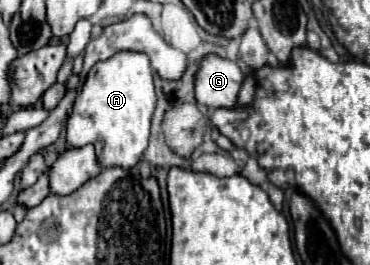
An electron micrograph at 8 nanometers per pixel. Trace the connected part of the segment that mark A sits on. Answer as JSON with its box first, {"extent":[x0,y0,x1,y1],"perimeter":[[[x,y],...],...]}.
{"extent":[65,52,155,168],"perimeter":[[[117,52],[89,70],[65,126],[67,144],[81,148],[91,142],[101,166],[133,168],[147,148],[153,110],[155,86],[149,58],[143,52]]]}

